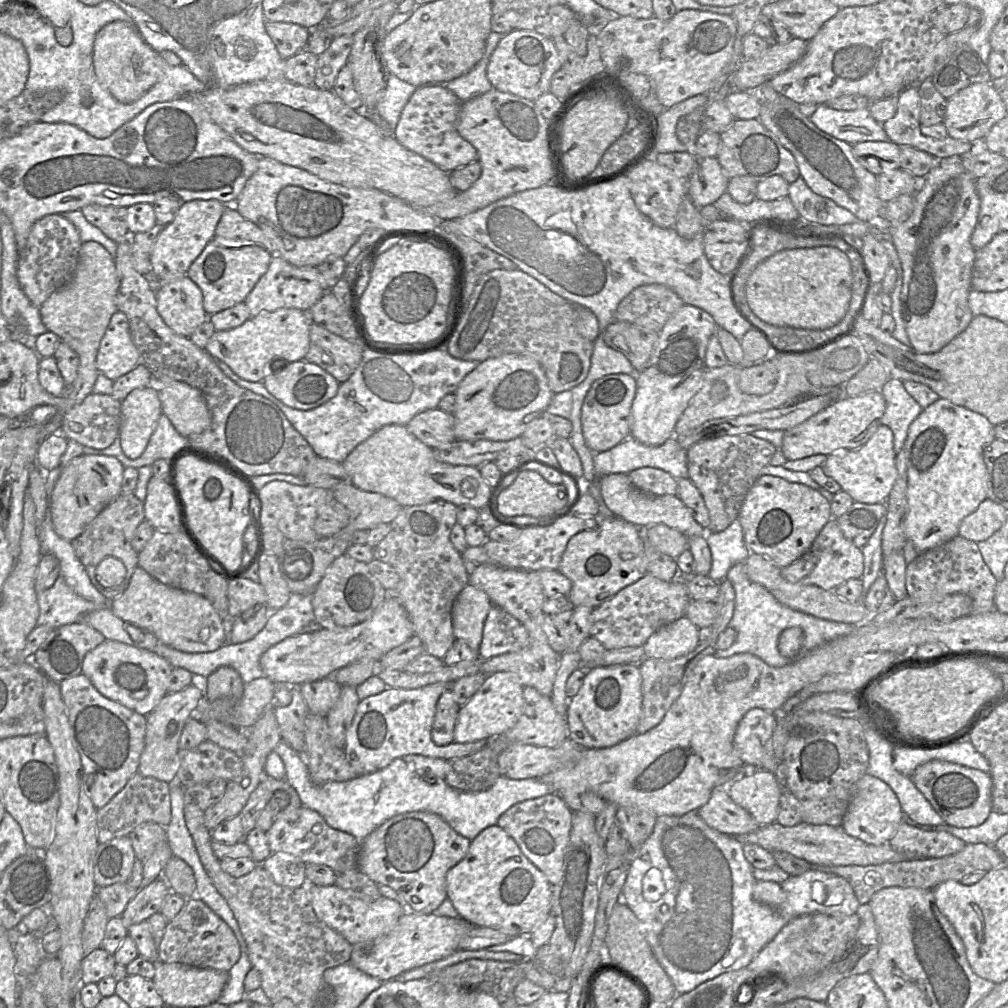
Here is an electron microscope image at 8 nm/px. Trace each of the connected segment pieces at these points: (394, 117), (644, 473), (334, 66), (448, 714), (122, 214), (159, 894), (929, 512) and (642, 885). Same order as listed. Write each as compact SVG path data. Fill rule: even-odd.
M385 72L385 88L375 109L393 131L405 104L416 88L416 86L399 79L395 75Z
M643 467L628 473L632 484L644 493L662 496L677 494L677 479L662 469Z
M353 35L333 38L329 47L317 56L313 86L321 90L332 90L339 70L347 64Z
M450 688L439 697L432 725L431 737L438 746L454 742L454 729L461 705L455 700Z
M89 204L81 209L85 218L116 243L129 237L127 208L115 205Z
M164 878L145 883L121 915L124 926L128 929L134 924L147 921L150 916L160 912L163 901L170 892Z
M943 398L925 408L910 425L904 445L908 475L908 513L904 530L918 553L936 548L958 535L961 521L987 498L988 472L983 453L985 447L996 439L994 429L985 416Z
M692 811L681 816L663 815L657 817L654 830L650 837L639 848L630 850L630 864L625 882L621 890L621 900L619 900L618 903L627 905L627 907L639 920L643 927L645 938L651 947L655 958L672 980L677 994L690 992L701 983L711 980L723 973L735 971L748 966L748 964L753 960L758 952L795 917L813 913L844 917L855 914L860 905L852 887L844 878L827 872L822 868L812 867L812 869L808 870L802 875L790 875L783 883L780 884L781 888L785 892L785 901L781 904L779 910L775 912L768 905L762 904L753 898L753 886L757 881L753 875L753 869L754 867L746 860L744 856L743 843L737 837L726 835L709 827L700 818L697 811Z

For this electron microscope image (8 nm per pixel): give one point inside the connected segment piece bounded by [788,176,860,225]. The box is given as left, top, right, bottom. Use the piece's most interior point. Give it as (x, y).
(812, 208)

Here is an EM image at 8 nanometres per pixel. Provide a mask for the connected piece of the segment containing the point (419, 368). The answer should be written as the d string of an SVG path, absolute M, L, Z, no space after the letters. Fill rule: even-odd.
M447 345L410 354L388 354L363 349L362 359L344 382L339 384L336 395L324 404L310 409L299 410L285 405L273 396L262 382L250 382L240 378L231 368L222 361L217 361L223 373L237 385L259 394L274 403L303 436L319 457L342 463L350 452L361 442L388 424L406 425L416 414L425 410L434 409L442 397L454 393L464 377L472 372L481 362L465 361L454 358L447 350Z

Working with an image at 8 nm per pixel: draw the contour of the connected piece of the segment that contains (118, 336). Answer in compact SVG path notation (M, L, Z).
M116 311L100 341L96 356L97 369L114 381L140 362L140 353L132 340L128 318L123 312Z

